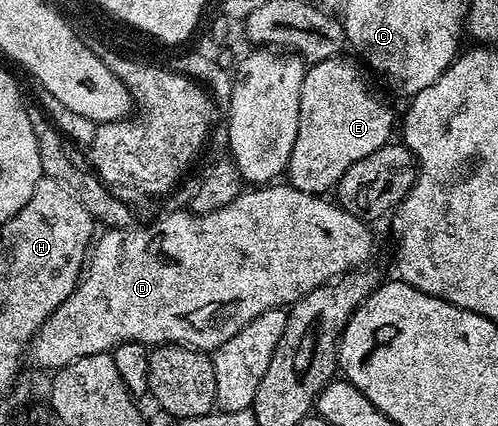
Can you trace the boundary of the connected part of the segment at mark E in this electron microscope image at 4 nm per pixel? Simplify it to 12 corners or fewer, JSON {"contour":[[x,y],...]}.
{"contour":[[344,56],[304,71],[287,181],[327,195],[389,145],[392,110]]}

